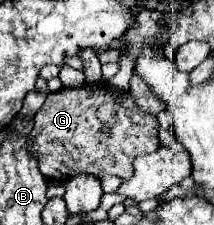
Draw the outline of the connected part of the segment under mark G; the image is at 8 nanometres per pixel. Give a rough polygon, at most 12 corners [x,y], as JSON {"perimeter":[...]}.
{"perimeter":[[108,82],[48,92],[32,152],[54,182],[128,180],[158,118]]}

